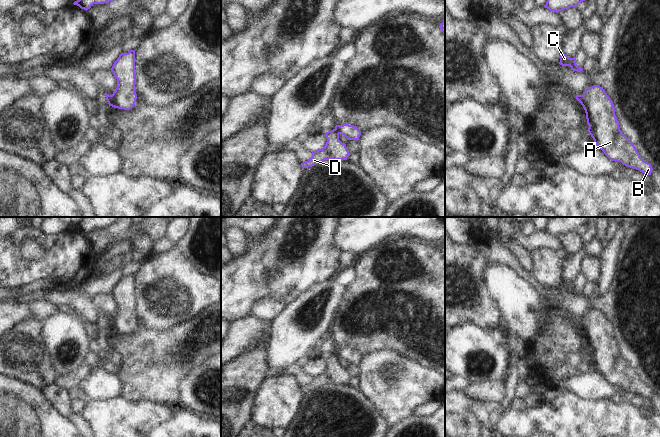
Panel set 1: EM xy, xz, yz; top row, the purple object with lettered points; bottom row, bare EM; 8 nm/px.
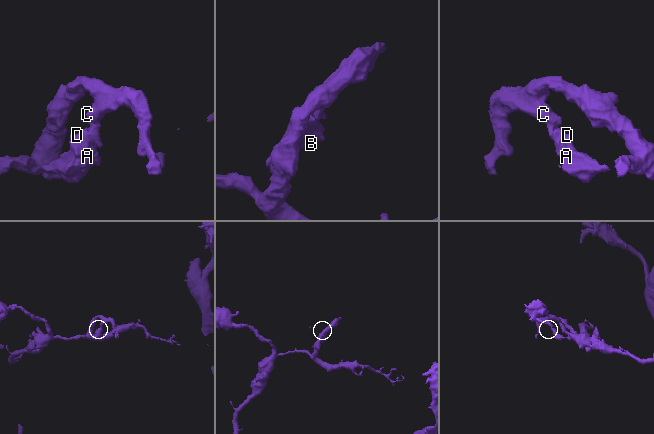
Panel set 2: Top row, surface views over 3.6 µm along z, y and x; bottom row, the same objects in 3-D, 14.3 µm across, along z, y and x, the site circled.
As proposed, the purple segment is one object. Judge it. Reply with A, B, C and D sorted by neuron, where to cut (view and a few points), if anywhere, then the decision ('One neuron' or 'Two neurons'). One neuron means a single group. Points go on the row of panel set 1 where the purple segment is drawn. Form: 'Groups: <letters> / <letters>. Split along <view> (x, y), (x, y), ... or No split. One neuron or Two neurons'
Groups: A B D / C. Split along xz (334, 129), (338, 134). Two neurons.

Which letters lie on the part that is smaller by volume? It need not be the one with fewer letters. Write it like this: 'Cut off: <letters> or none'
Cut off: A, B, D

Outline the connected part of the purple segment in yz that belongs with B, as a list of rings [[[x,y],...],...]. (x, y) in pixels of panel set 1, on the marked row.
[[[593,85],[582,95],[588,132],[604,154],[611,160],[651,175],[652,166],[644,161],[633,143],[622,133],[615,116],[615,108],[605,90]]]

